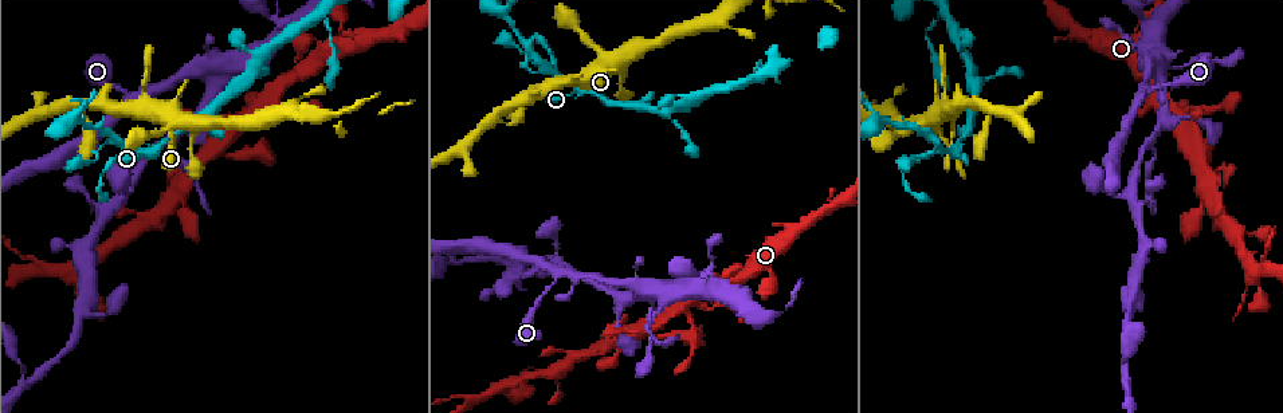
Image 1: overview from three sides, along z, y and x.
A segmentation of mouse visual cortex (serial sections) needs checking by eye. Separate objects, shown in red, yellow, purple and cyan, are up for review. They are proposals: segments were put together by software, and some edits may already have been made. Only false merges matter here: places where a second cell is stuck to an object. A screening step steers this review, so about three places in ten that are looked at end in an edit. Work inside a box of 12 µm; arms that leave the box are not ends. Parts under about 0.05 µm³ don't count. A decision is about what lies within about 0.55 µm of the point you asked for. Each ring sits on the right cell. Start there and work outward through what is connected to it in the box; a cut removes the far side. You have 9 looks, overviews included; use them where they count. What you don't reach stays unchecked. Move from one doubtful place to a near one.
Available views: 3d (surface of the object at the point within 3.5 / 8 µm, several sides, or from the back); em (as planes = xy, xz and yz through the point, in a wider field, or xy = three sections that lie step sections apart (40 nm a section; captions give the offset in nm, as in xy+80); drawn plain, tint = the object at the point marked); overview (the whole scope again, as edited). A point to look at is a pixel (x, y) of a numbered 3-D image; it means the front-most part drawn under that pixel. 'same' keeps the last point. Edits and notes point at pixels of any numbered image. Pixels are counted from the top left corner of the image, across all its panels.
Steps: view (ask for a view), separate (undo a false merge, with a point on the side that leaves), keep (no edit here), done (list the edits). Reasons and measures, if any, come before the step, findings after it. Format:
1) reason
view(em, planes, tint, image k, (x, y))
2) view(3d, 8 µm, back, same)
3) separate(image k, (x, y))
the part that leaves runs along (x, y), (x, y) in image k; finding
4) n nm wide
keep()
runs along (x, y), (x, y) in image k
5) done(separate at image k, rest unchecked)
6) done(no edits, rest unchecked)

sharp bend
view(3d, 3.5 µm, back, image 1, (980, 104))

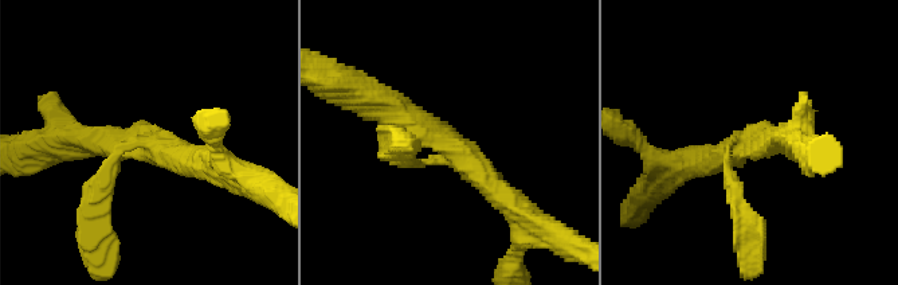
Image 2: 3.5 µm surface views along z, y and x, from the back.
3 arms; arms of 200, 300, 300 nm
view(em, xy, step 3, tint, image 2, (743, 139))

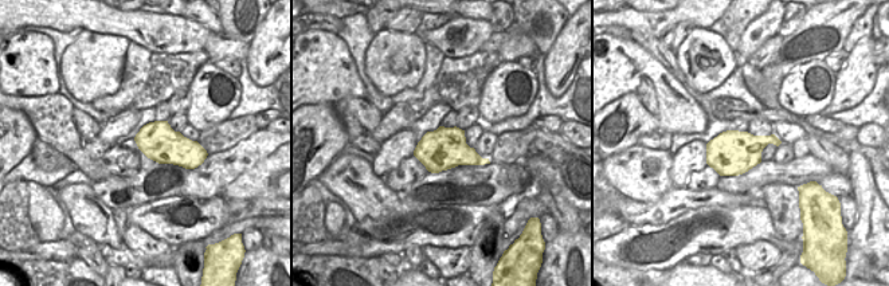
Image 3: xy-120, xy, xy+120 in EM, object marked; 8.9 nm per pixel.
another direction
view(em, xy, step 5, tint, same)

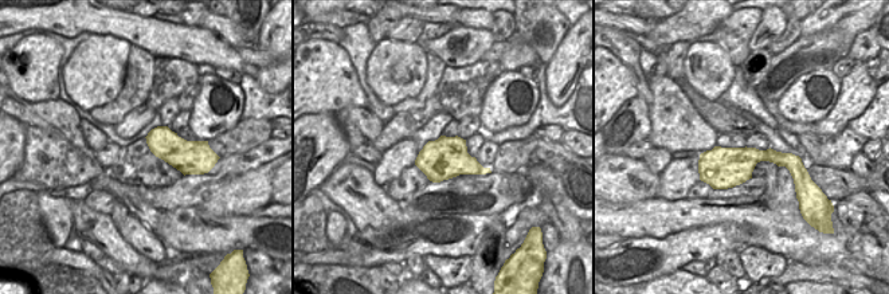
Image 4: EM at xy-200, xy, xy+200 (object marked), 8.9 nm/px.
380 nm wide
keep()
runs along (371, 98), (436, 132), (516, 209) in image 2; one cell here

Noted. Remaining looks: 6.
three arms meet
view(3d, 3.5 µm, image 1, (938, 144))

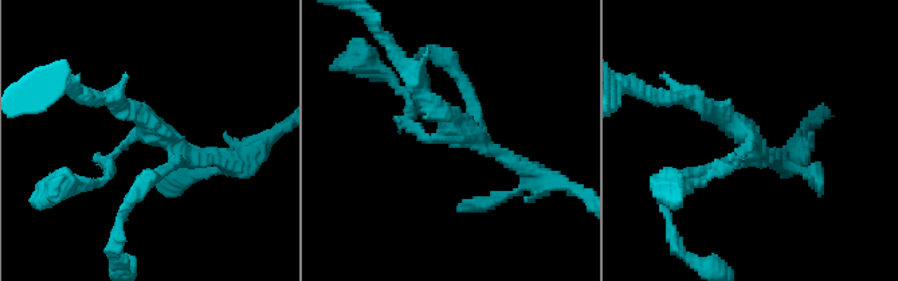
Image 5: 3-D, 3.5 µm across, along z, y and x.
3 arms; arms of 150, 200, 250 nm; shape alone is not enough
view(em, xy, step 2, tint, image 5, (750, 135))

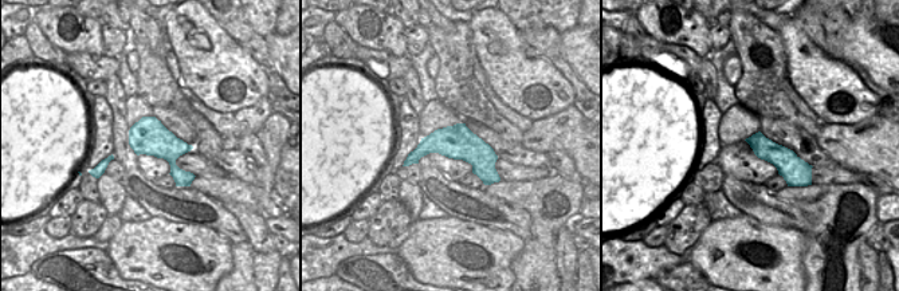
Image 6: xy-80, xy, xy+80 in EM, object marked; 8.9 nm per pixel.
keep()
runs along (409, 160), (462, 145), (495, 179) in image 6; all the same cell

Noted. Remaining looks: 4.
four arms meet
view(3d, 3.5 µm, image 1, (180, 121))

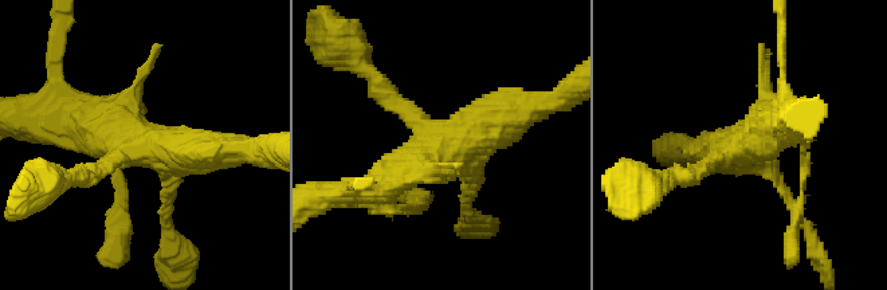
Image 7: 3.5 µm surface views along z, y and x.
shape alone is not enough
view(em, xy, step 5, tint, image 7, (445, 153))

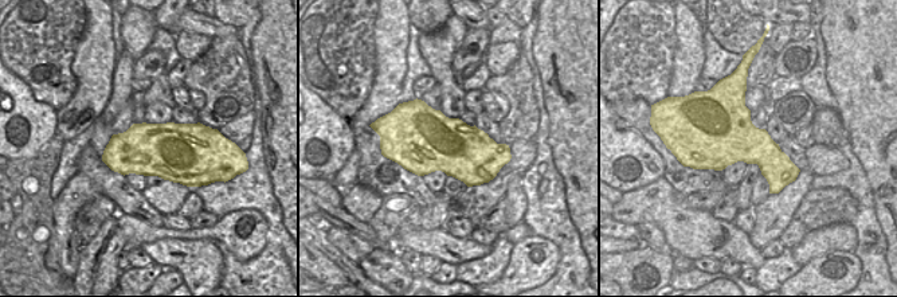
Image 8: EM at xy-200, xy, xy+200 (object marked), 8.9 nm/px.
view(em, xy, step 2, tint, same)

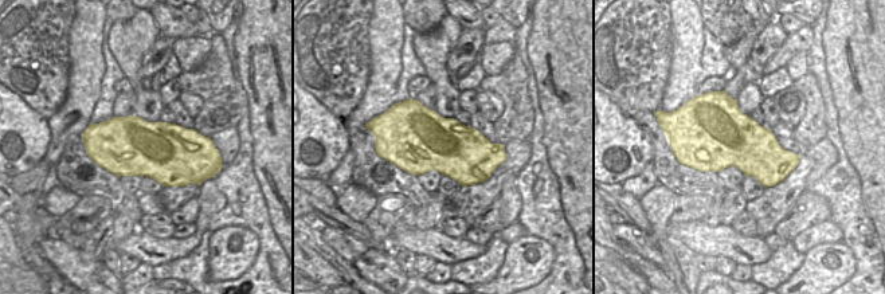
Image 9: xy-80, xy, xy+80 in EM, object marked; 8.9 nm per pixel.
keep()
runs along (389, 203), (405, 168), (521, 110) in image 7; all the same cell

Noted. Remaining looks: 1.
done(no edits, rest unchecked)

